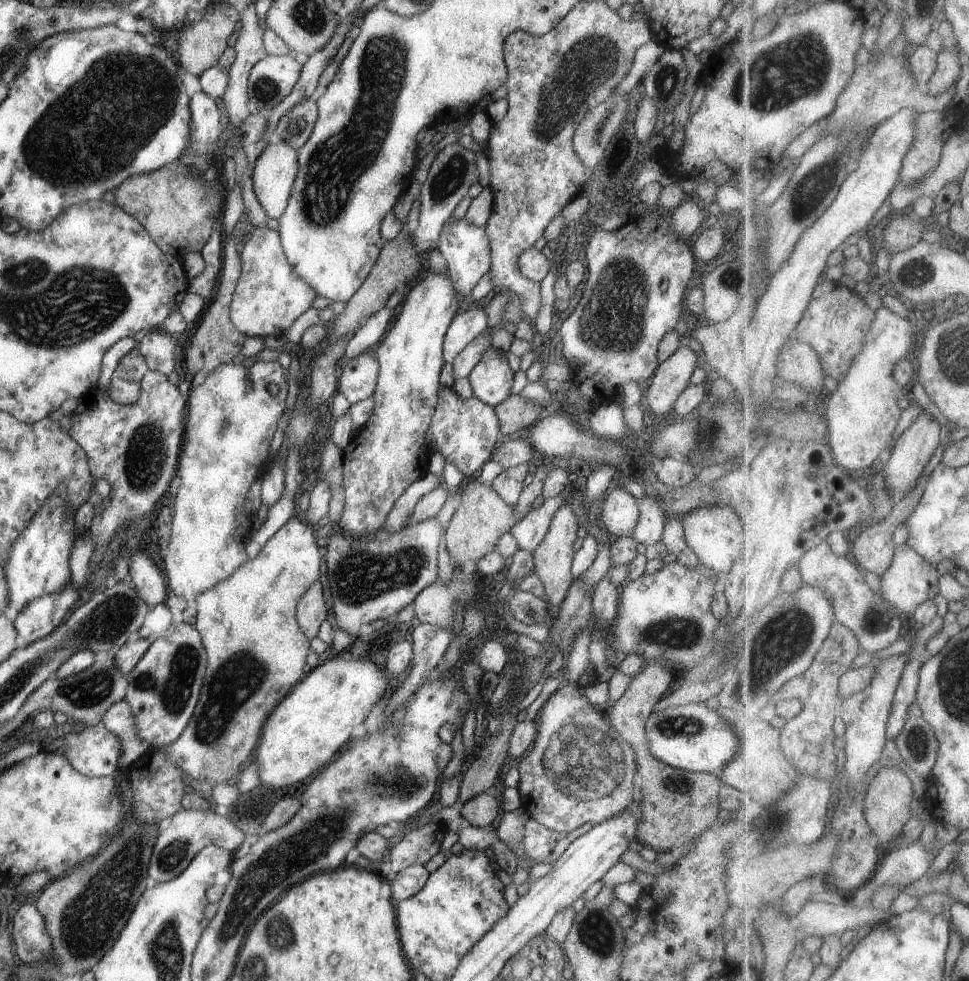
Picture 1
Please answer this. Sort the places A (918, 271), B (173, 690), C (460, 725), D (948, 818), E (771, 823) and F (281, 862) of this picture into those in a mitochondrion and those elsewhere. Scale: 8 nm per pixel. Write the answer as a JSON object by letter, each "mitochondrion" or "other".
{"A":"mitochondrion","B":"mitochondrion","C":"other","D":"other","E":"mitochondrion","F":"mitochondrion"}

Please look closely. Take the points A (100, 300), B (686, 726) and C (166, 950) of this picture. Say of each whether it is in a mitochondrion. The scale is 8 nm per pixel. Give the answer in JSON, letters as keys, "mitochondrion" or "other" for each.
{"A":"mitochondrion","B":"mitochondrion","C":"mitochondrion"}

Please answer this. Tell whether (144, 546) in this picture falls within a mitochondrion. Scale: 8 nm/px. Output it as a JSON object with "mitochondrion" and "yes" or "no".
{"mitochondrion":"no"}

